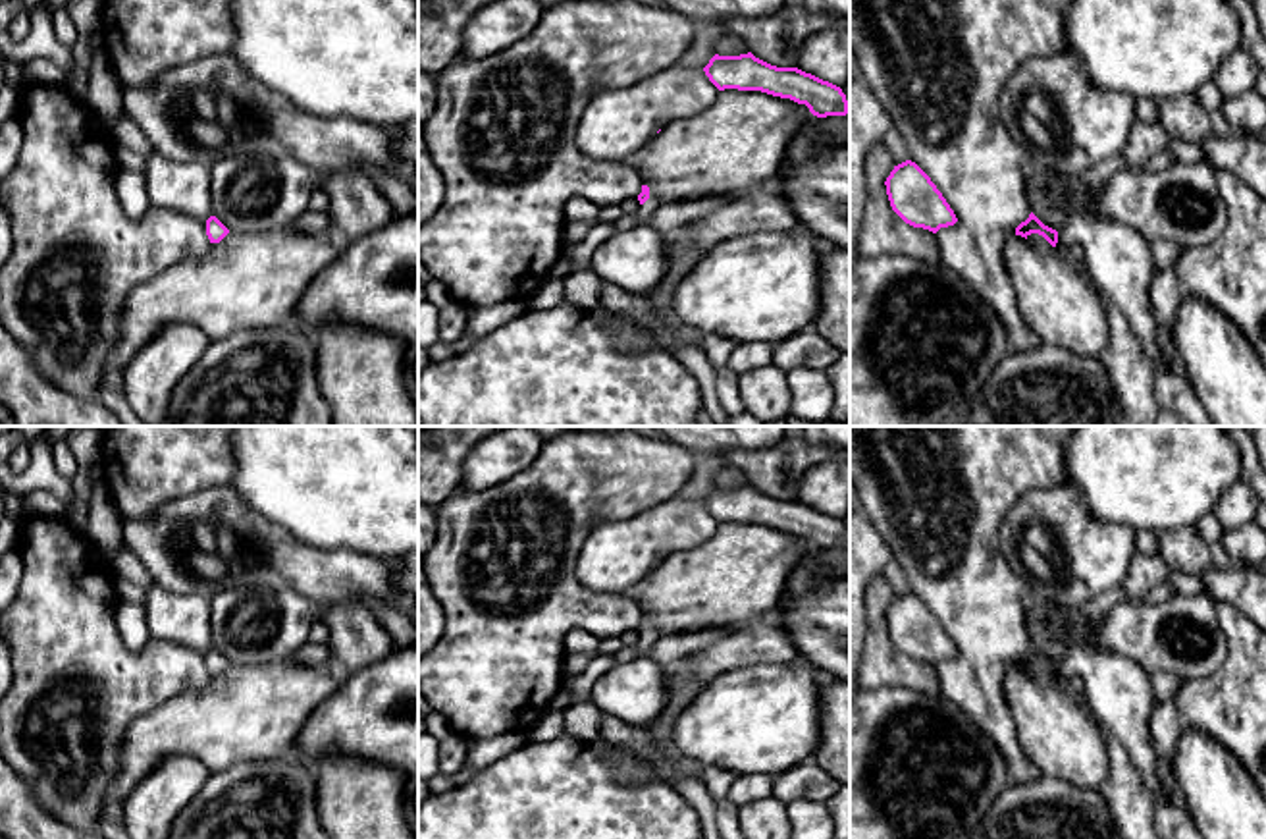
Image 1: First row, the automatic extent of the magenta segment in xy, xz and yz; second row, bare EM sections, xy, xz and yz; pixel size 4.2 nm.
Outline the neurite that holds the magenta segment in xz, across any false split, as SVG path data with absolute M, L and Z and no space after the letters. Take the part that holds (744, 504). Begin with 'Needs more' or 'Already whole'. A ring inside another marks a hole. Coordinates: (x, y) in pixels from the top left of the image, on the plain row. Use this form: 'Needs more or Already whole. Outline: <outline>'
Already whole. Outline: M752 484L740 488L715 486L703 500L719 521L761 523L805 536L817 550L846 548L848 532L840 519L798 500L777 500Z

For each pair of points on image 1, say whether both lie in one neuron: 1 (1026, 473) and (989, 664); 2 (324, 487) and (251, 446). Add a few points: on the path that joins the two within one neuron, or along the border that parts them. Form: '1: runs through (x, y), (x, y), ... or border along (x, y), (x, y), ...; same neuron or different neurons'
1: runs through (983, 519), (985, 616); same neuron
2: runs through (307, 469), (284, 446), (268, 446); same neuron

